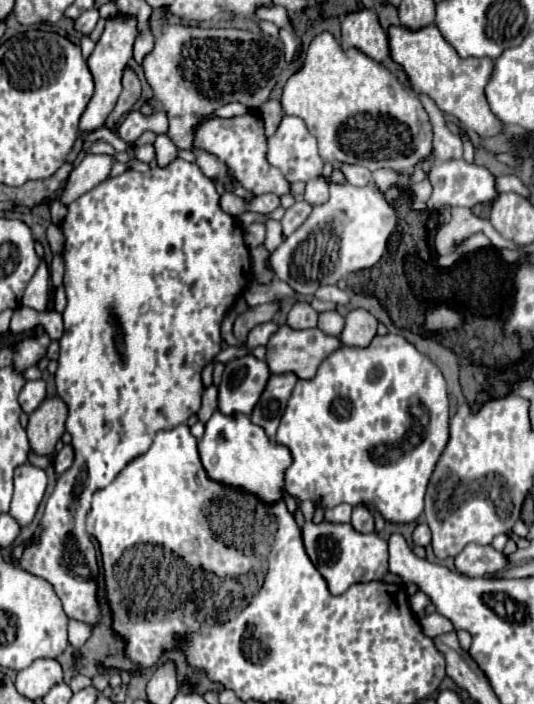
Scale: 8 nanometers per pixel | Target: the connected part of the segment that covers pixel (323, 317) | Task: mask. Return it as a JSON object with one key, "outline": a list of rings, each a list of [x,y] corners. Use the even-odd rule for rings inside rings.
{"outline":[[[336,310],[320,312],[318,316],[318,328],[330,336],[338,336],[344,328],[344,316],[340,316]]]}

